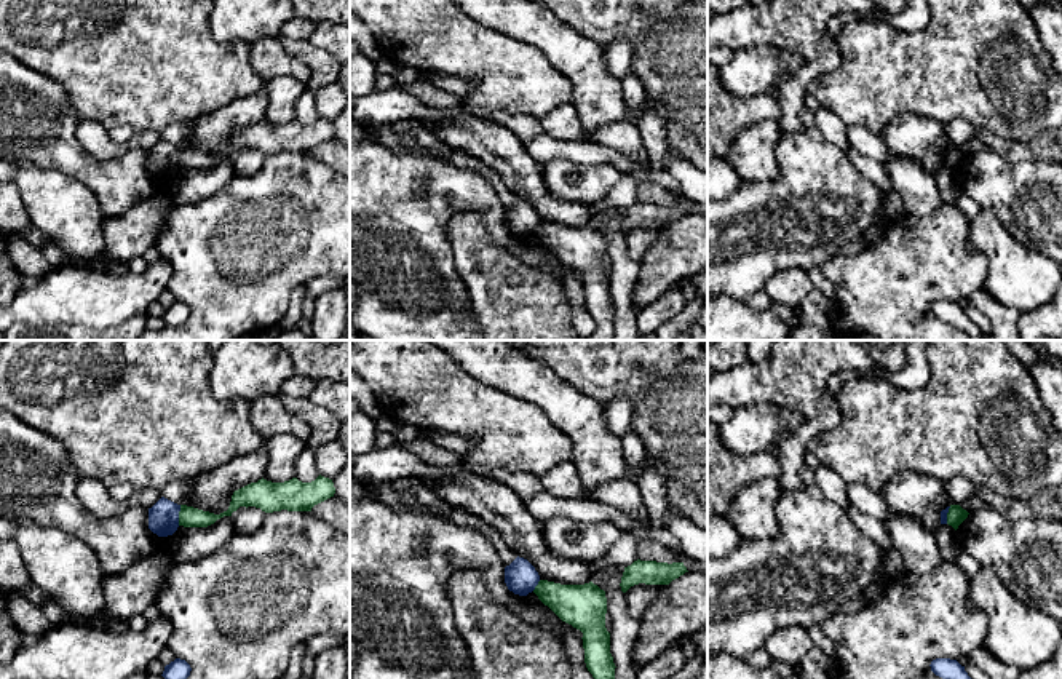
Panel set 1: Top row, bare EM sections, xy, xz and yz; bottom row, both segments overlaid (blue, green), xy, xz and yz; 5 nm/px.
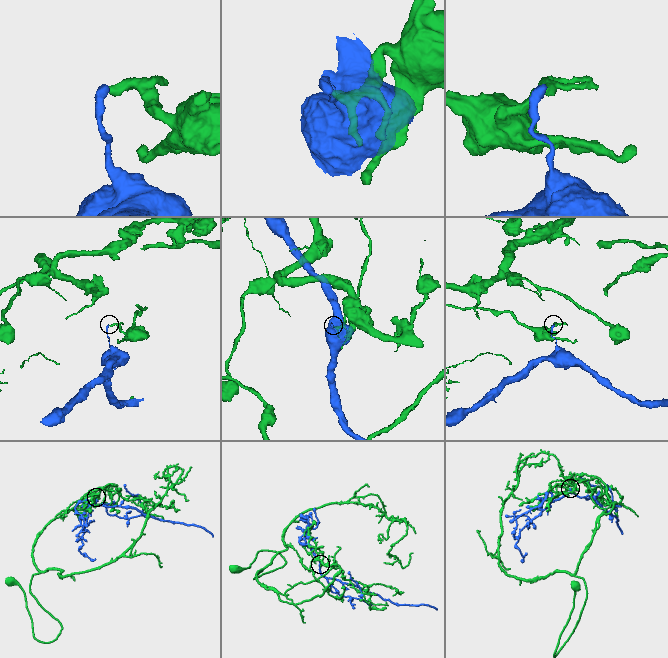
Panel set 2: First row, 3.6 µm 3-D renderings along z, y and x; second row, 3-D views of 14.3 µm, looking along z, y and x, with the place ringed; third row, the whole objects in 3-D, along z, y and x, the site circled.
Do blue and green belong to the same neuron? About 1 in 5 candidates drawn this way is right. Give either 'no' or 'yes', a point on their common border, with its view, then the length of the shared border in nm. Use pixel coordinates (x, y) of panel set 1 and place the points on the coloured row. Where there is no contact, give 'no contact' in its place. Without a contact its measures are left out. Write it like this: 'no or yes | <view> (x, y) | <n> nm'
no | xy (178, 515) | 110 nm

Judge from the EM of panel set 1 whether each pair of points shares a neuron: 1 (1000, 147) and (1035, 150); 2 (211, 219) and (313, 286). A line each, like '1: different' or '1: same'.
1: same
2: different

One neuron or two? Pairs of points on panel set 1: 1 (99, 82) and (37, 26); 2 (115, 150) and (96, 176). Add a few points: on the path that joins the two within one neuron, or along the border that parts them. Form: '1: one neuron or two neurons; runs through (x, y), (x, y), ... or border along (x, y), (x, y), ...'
1: one neuron; runs through (83, 66), (53, 35)
2: two neurons; border along (77, 138), (99, 158), (118, 158), (128, 150)

